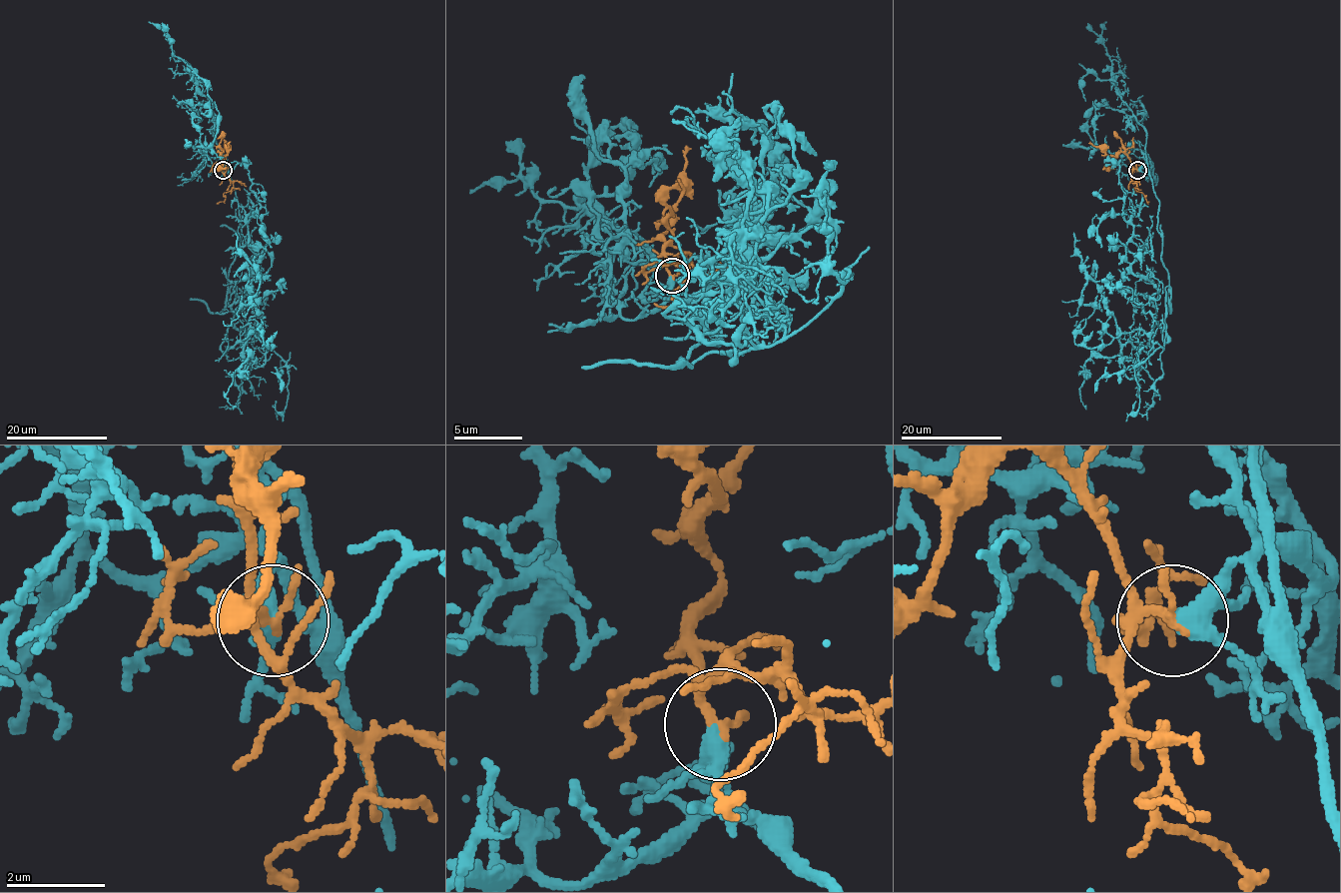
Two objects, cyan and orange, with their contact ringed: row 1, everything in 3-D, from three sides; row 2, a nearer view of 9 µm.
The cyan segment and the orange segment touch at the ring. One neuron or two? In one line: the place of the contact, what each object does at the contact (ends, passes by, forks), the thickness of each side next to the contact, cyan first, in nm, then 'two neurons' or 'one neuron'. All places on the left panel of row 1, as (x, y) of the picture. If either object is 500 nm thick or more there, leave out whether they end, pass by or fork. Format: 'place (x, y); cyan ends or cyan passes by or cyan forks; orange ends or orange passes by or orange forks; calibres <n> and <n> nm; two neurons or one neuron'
place (223, 170); cyan forks; orange forks; calibres 280 and 130 nm; one neuron

